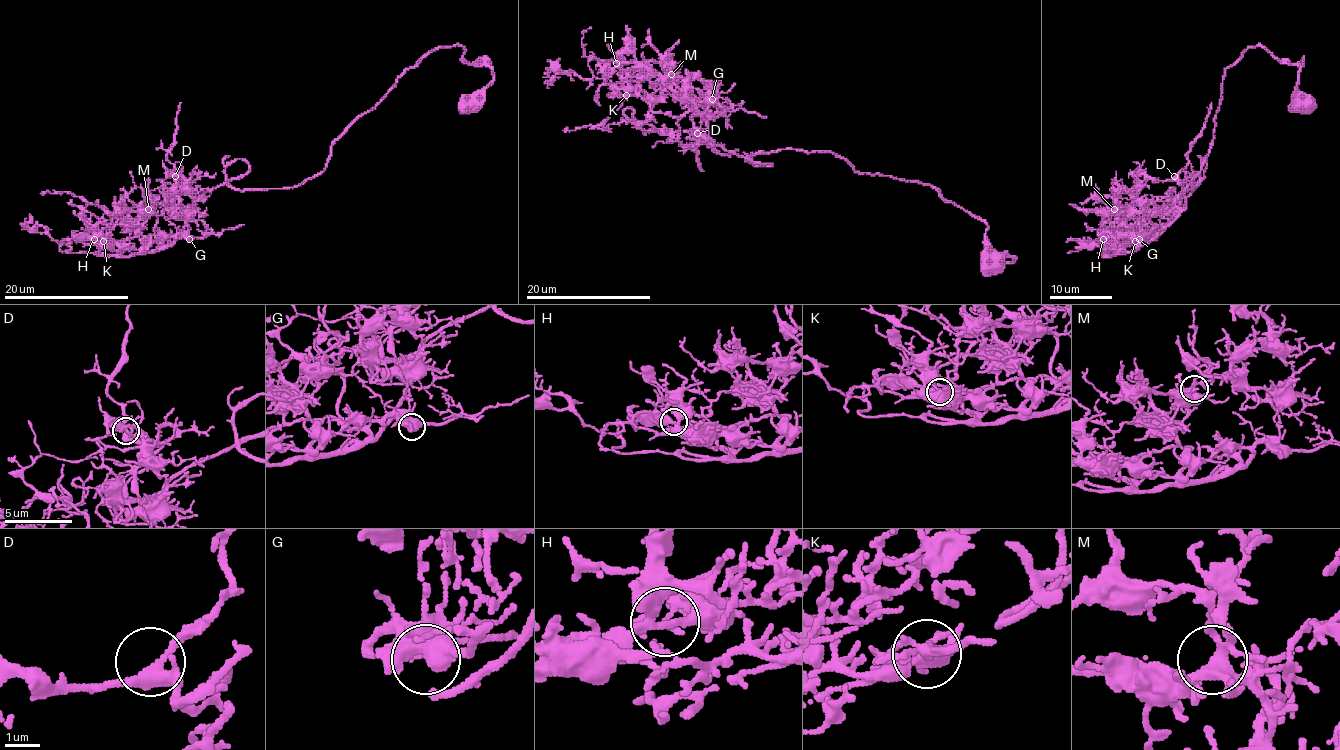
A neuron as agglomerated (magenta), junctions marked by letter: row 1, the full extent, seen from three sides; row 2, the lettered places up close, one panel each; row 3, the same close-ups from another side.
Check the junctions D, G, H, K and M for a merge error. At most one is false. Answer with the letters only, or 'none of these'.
none of these

